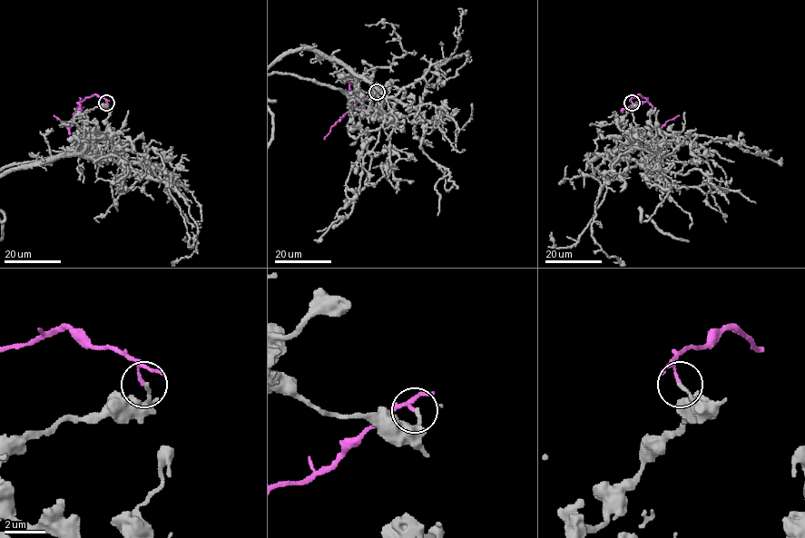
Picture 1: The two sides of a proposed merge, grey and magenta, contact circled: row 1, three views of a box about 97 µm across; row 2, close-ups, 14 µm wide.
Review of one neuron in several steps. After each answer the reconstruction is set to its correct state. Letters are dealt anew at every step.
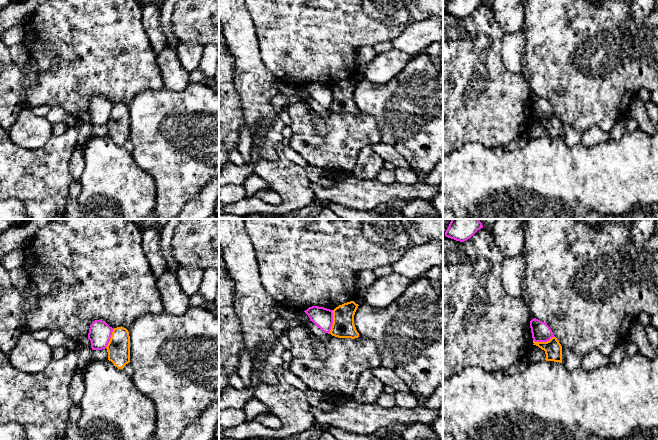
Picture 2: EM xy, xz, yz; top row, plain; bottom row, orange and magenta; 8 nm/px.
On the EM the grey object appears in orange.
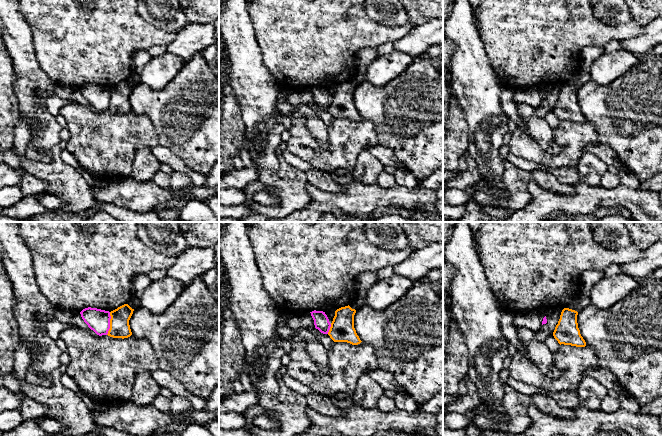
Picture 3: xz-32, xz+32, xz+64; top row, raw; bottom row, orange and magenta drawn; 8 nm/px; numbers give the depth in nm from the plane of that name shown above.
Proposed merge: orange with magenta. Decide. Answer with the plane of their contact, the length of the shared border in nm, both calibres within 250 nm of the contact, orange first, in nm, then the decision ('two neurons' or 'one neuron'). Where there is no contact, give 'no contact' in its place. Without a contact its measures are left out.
contact in xz; length 200 nm; calibres 180 and 160 nm; two neurons

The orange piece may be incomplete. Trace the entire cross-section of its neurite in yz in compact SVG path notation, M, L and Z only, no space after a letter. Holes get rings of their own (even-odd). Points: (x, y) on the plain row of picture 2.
M552 113L547 118L535 118L533 121L538 122L545 127L546 137L554 137L562 139L562 122L556 113Z

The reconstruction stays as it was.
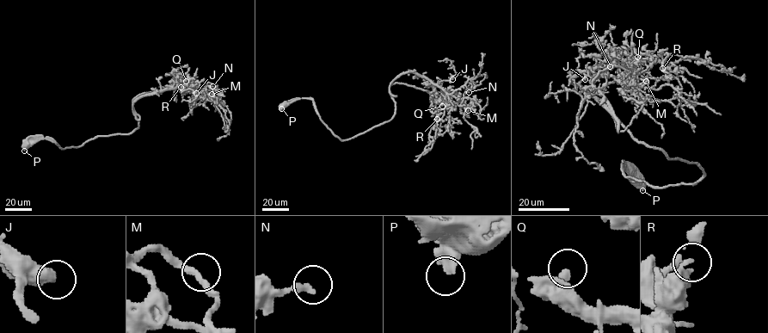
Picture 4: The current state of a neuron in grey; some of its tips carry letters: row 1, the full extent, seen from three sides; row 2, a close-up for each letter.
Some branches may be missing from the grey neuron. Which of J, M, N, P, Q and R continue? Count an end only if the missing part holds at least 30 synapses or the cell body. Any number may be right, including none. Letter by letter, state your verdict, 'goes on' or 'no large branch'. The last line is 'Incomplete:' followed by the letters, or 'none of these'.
J: no large branch
M: no large branch
N: no large branch
P: no large branch
Q: goes on
R: no large branch
Incomplete: Q

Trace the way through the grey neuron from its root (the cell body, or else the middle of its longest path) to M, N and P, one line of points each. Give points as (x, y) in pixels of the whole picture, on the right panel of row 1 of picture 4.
M: (636, 176), (623, 167), (654, 187), (703, 175), (639, 143), (592, 83), (617, 56), (646, 81)
N: (636, 176), (623, 167), (654, 187), (703, 171), (633, 137), (592, 83), (615, 57), (632, 60), (610, 66)
P: (636, 176), (642, 190)

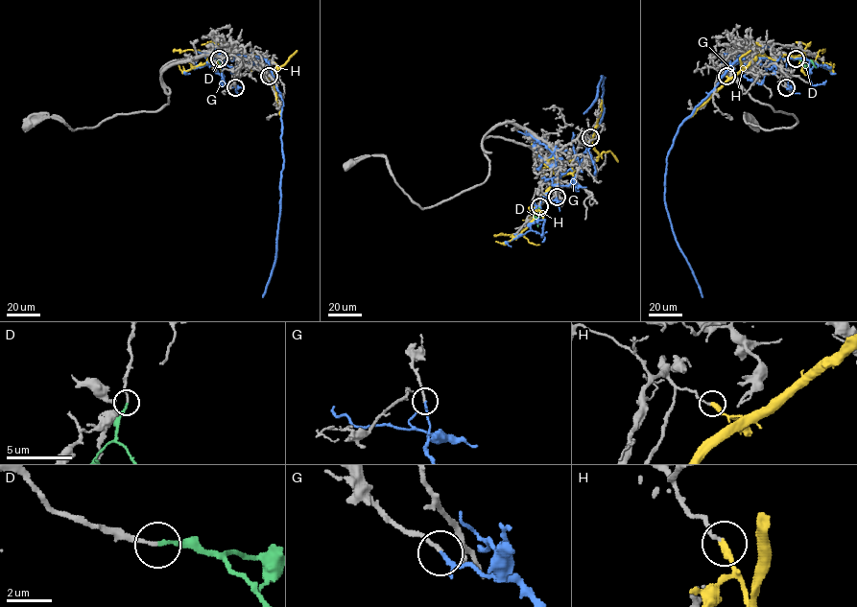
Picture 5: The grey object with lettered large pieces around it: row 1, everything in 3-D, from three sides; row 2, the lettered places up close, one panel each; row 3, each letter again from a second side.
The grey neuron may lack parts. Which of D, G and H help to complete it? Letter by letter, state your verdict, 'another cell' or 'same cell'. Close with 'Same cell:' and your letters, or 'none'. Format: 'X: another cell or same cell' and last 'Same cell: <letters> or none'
D: same cell
G: another cell
H: another cell
Same cell: D

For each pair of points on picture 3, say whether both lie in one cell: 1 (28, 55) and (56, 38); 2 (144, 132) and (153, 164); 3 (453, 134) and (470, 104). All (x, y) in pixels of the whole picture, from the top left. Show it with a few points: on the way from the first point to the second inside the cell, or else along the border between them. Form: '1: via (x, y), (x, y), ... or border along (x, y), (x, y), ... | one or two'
1: border along (30, 28), (35, 57), (45, 72) | two
2: border along (150, 146), (141, 146), (136, 151), (132, 164) | two
3: border along (453, 94), (463, 112), (467, 124), (468, 138) | two

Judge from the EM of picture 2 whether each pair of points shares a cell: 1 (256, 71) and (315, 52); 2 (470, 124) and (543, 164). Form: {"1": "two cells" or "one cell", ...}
{"1": "two cells", "2": "two cells"}

